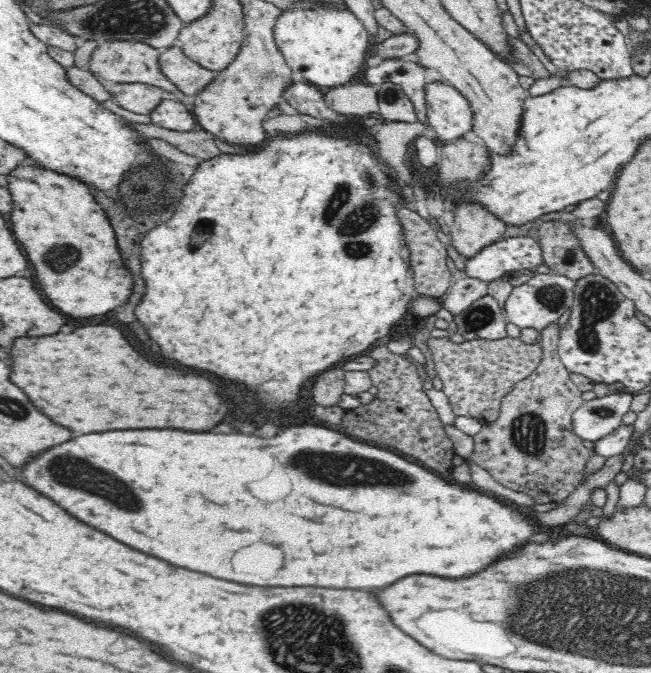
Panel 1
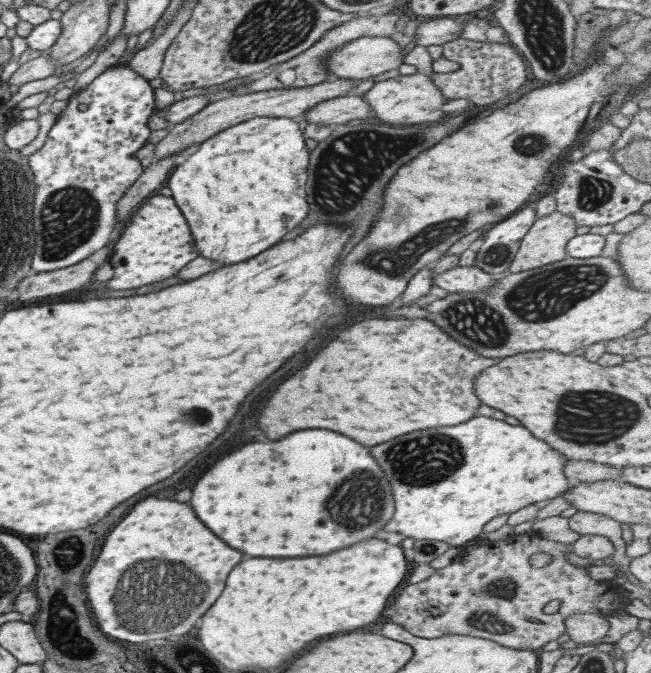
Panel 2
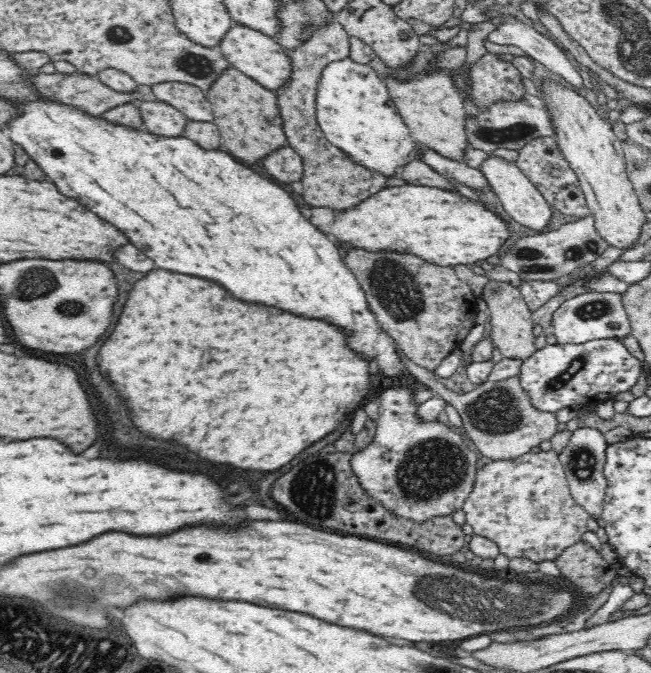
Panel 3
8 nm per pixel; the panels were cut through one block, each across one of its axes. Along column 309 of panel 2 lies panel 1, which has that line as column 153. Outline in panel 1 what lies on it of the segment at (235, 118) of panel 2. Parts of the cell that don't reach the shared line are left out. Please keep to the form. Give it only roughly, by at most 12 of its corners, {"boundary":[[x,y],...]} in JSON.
{"boundary":[[103,82],[116,104],[150,114],[171,94],[149,84]]}

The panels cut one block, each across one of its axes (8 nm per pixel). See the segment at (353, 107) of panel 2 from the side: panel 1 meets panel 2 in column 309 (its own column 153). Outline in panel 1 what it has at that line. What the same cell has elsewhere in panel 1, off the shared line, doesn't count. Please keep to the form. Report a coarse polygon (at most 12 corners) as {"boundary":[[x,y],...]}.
{"boundary":[[172,97],[150,112],[160,128],[200,129],[191,109]]}

